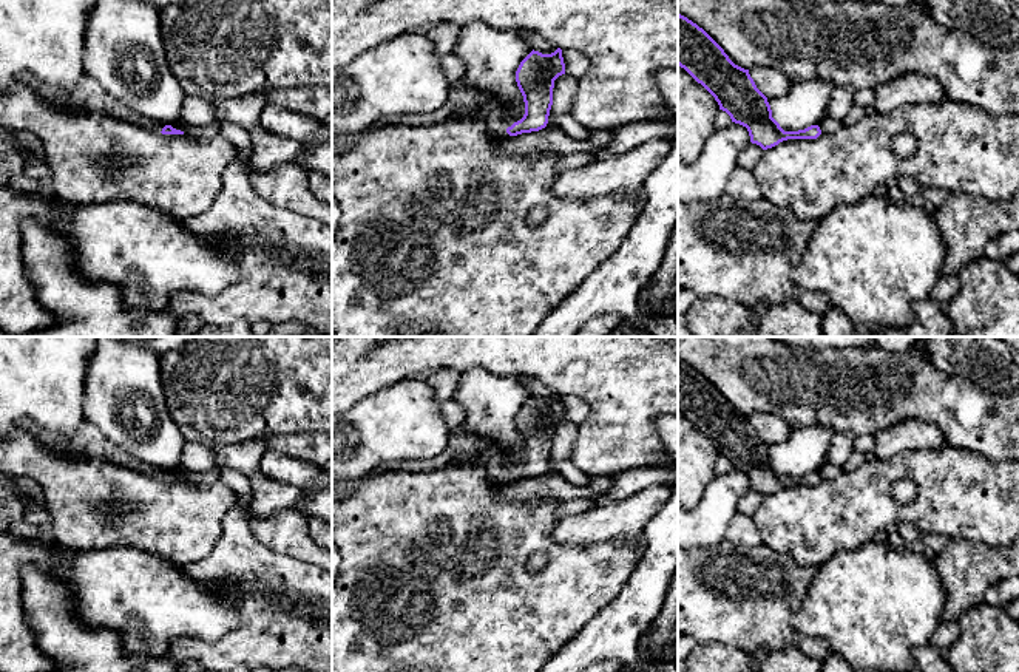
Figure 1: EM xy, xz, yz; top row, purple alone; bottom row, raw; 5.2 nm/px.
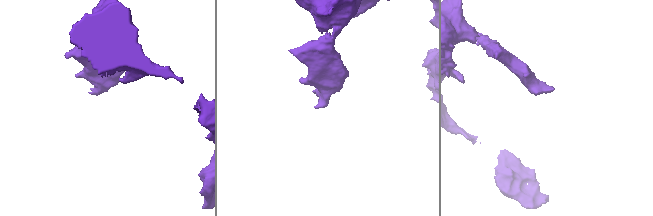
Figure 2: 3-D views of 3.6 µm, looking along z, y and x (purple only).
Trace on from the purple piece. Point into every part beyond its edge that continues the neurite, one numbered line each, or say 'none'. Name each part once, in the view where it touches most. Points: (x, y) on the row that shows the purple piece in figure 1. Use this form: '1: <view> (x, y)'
1: xz (462, 99)

